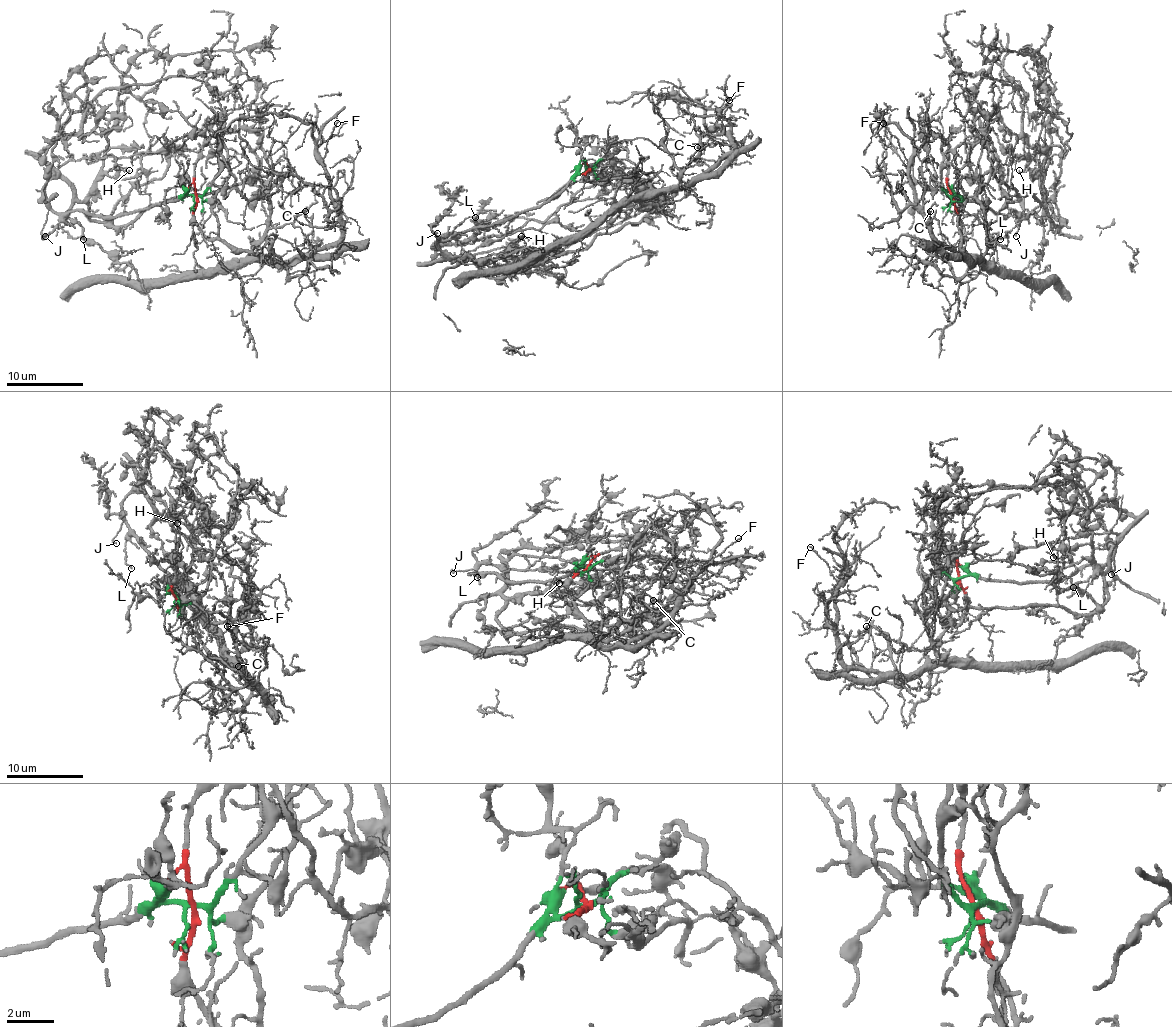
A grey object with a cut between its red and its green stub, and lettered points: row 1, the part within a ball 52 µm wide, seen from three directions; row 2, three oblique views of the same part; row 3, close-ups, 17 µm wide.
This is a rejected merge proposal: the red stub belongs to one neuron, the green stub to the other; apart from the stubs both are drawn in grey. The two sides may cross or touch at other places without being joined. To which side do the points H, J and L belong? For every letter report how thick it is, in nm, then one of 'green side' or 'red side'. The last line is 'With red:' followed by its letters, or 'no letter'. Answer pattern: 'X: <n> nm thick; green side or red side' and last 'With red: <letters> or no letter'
H: 130 nm thick; green side
J: 140 nm thick; green side
L: 110 nm thick; green side
With red: no letter

